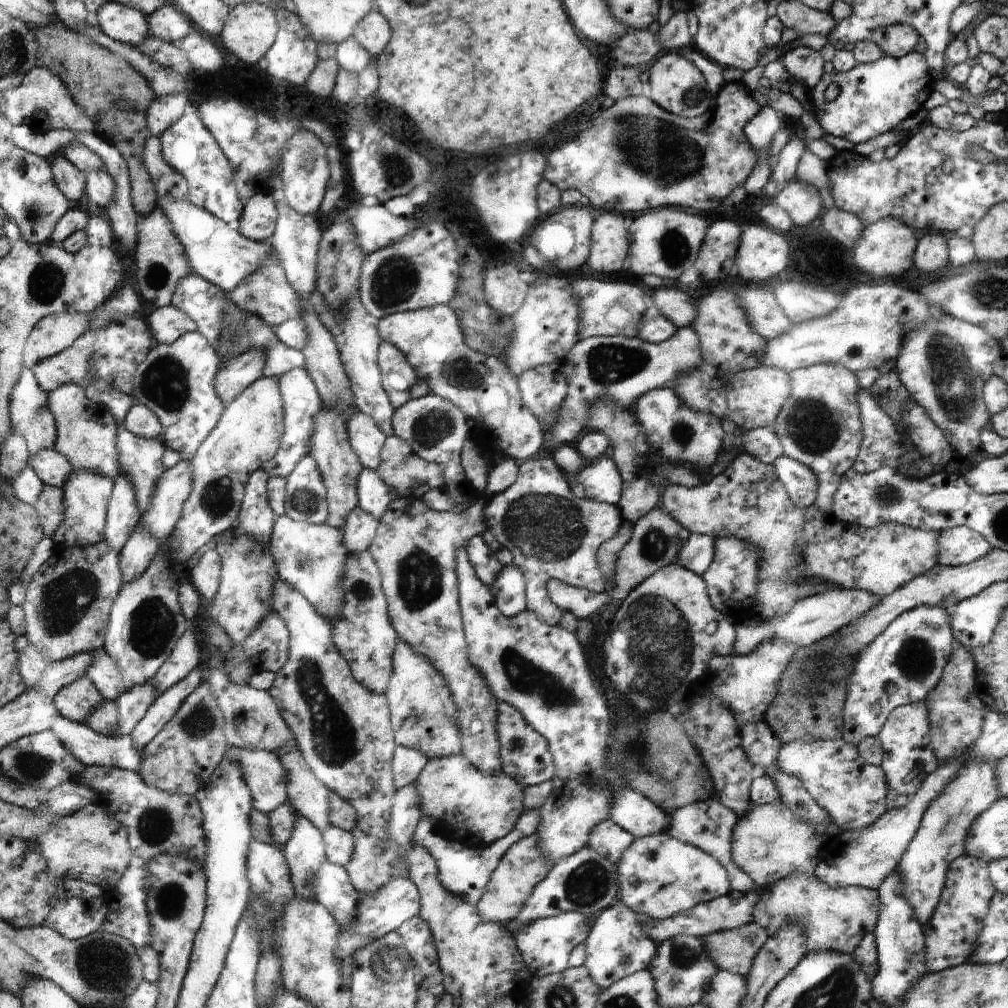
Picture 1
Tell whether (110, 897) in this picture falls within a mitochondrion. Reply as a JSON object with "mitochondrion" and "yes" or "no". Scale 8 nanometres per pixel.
{"mitochondrion":"no"}

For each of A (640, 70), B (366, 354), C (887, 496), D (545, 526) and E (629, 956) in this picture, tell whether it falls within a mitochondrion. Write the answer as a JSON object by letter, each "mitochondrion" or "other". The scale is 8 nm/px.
{"A":"other","B":"other","C":"mitochondrion","D":"mitochondrion","E":"other"}

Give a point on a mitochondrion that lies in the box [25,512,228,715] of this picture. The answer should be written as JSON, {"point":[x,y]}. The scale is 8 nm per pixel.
{"point":[63,603]}

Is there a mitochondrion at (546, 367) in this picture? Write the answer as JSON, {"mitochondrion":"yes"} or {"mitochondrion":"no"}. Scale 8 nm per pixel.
{"mitochondrion":"no"}

